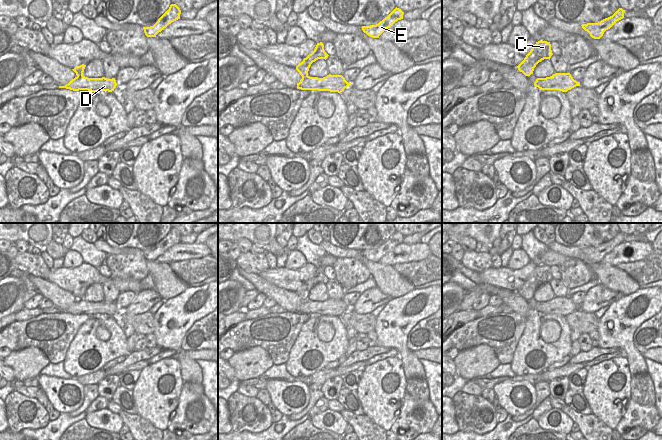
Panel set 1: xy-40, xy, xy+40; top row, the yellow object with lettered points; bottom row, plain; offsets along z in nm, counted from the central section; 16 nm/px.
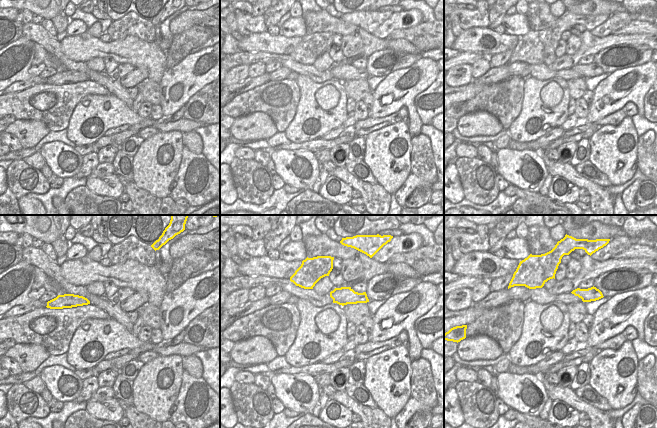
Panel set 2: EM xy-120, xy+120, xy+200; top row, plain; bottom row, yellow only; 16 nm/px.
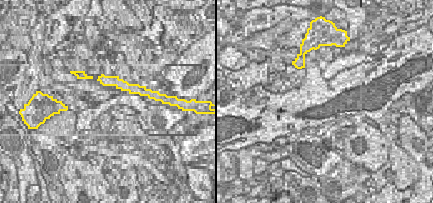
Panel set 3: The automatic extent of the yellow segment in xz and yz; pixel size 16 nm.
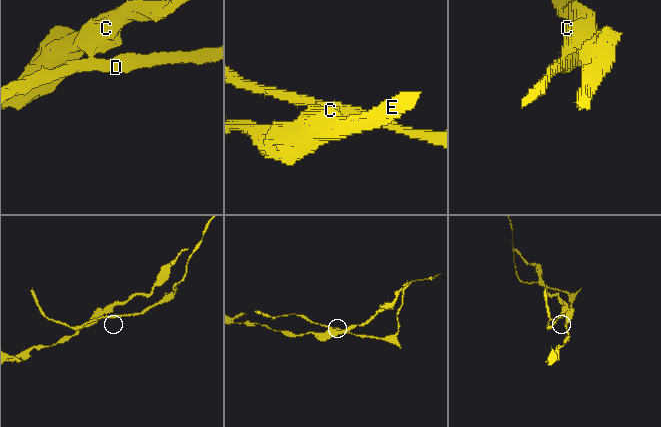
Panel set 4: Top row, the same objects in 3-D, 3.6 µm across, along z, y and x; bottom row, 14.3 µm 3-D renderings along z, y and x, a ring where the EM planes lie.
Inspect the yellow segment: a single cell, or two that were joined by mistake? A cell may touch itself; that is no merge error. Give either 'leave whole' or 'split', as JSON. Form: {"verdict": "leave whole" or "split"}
{"verdict": "split"}

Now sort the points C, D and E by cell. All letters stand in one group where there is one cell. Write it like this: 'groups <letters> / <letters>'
groups C E / D

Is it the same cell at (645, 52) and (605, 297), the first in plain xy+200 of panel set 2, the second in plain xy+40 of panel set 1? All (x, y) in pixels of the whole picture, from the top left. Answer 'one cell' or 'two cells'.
one cell

